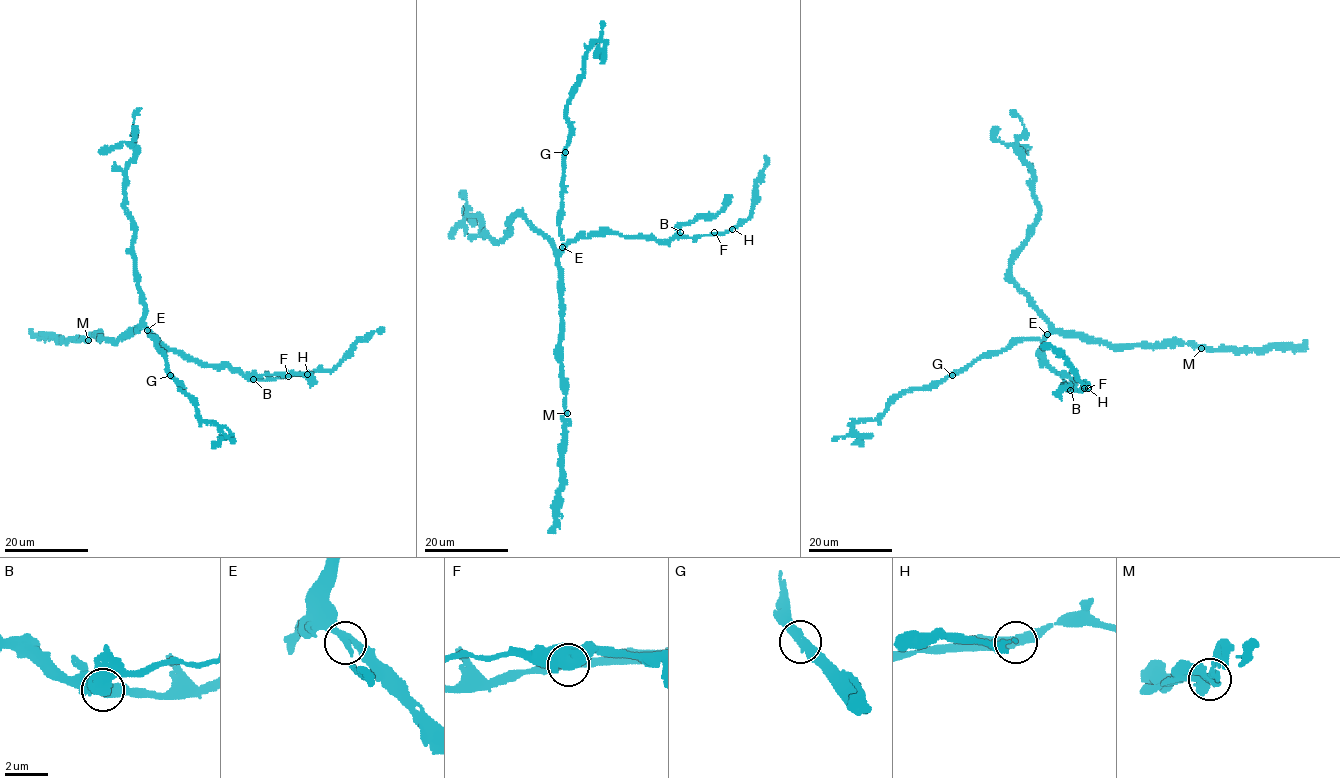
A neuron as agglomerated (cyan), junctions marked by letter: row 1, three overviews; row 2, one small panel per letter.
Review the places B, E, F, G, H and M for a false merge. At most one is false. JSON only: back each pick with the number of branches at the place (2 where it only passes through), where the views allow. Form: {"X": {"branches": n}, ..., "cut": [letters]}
{"cut": []}

